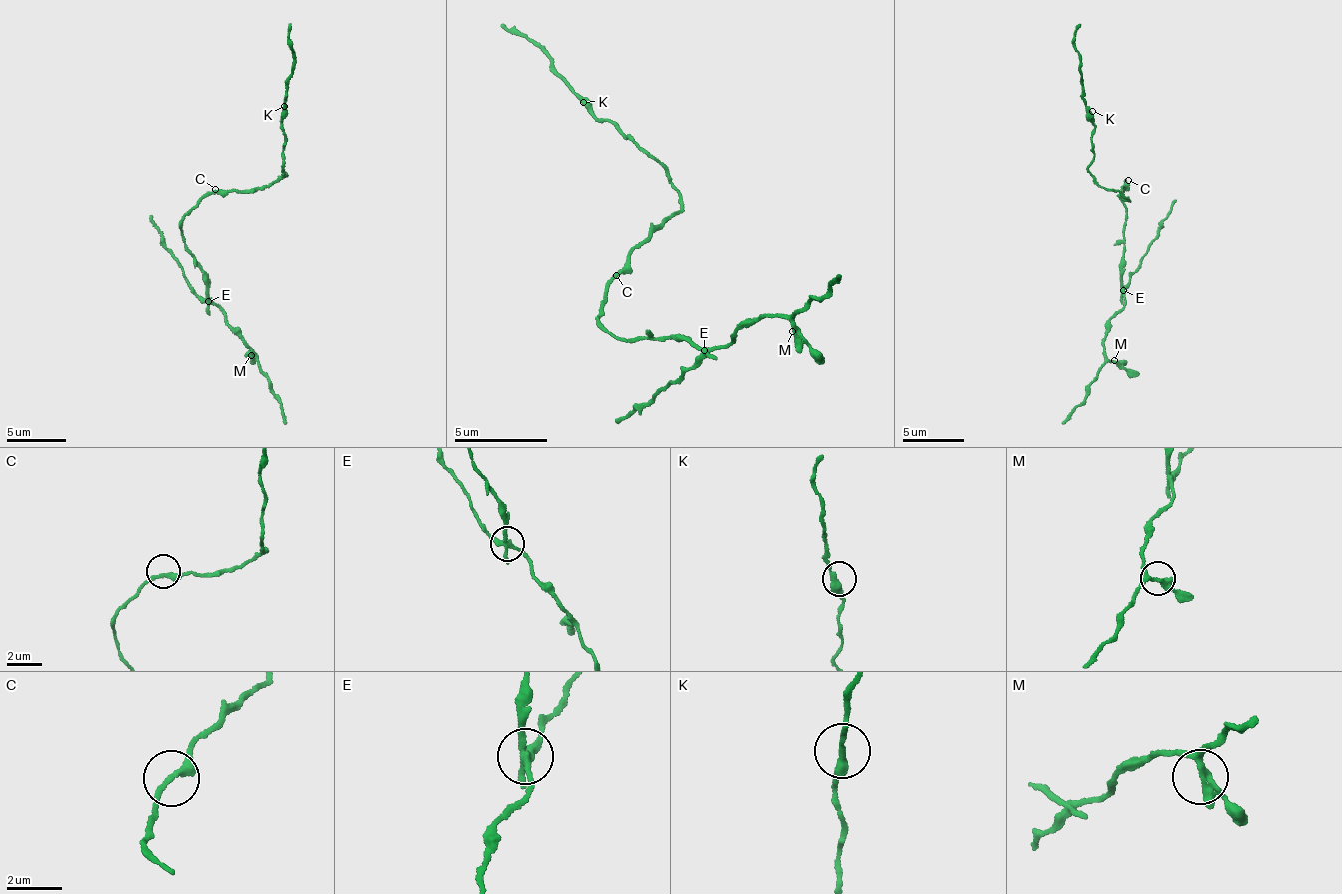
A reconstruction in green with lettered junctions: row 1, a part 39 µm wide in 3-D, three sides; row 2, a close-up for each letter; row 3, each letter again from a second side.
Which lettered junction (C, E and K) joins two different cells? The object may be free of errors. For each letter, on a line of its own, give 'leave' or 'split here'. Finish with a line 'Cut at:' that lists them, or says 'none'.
C: leave
E: split here
K: leave
Cut at: E

